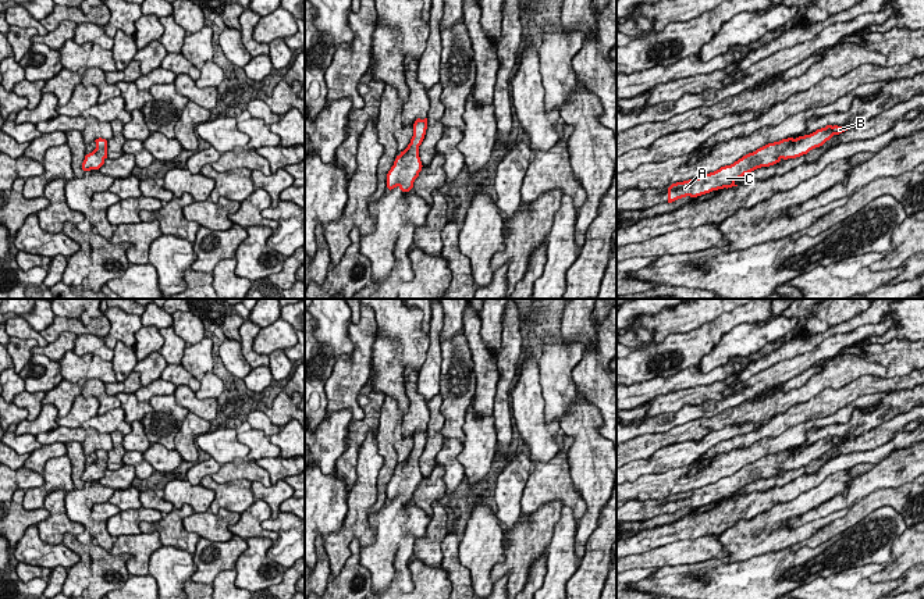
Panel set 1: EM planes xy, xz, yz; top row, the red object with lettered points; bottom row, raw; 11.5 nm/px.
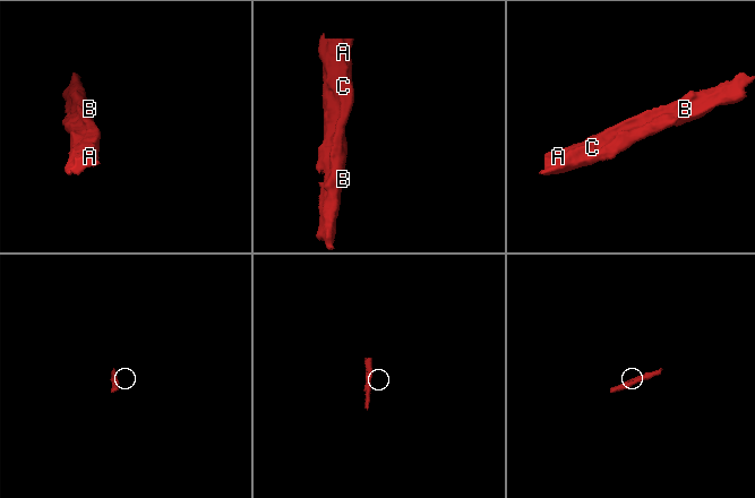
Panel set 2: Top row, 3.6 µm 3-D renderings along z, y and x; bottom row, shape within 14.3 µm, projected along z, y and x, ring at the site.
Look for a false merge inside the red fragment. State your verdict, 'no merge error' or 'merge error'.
no merge error

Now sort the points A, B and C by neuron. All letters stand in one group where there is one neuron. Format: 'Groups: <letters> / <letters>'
Groups: A B C

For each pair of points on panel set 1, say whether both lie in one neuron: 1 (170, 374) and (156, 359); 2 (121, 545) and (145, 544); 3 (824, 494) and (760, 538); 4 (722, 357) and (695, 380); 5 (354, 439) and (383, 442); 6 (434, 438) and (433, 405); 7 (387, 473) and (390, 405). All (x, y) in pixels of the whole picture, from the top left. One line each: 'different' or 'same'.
1: different
2: same
3: same
4: different
5: different
6: same
7: same

